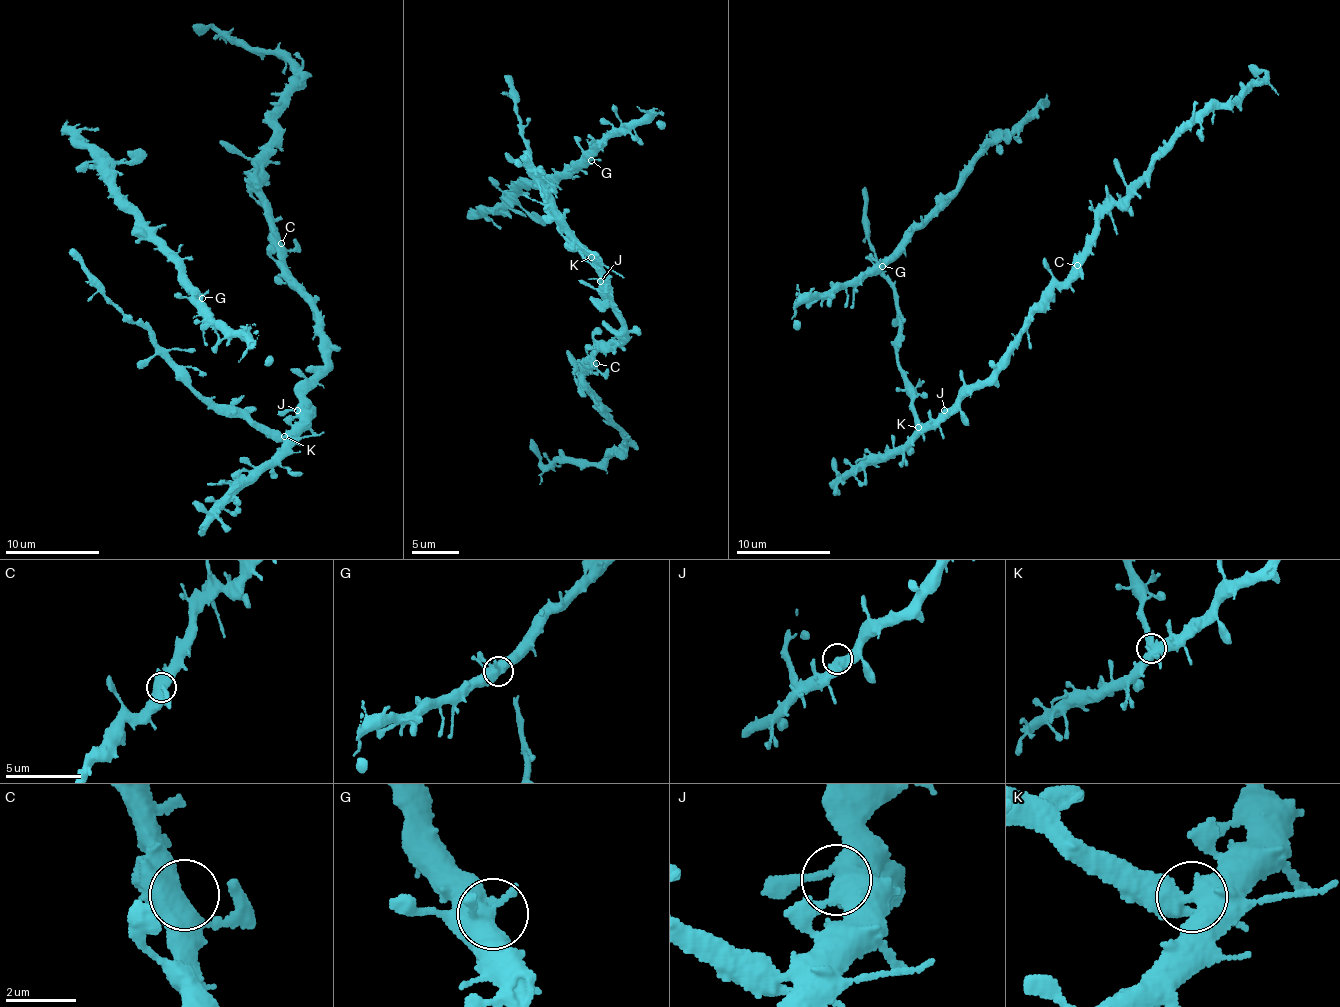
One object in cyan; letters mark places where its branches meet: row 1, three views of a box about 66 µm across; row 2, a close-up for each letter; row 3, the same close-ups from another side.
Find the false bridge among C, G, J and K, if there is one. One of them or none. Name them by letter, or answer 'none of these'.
K

